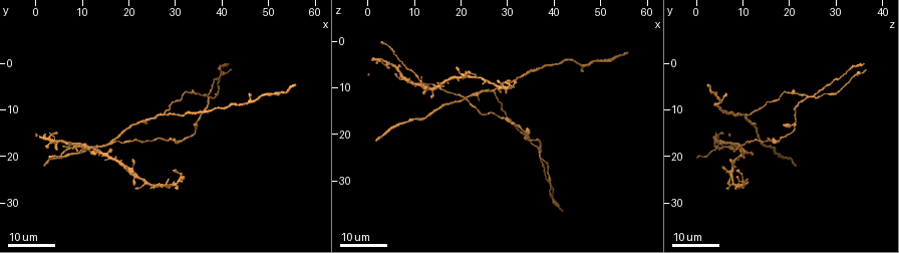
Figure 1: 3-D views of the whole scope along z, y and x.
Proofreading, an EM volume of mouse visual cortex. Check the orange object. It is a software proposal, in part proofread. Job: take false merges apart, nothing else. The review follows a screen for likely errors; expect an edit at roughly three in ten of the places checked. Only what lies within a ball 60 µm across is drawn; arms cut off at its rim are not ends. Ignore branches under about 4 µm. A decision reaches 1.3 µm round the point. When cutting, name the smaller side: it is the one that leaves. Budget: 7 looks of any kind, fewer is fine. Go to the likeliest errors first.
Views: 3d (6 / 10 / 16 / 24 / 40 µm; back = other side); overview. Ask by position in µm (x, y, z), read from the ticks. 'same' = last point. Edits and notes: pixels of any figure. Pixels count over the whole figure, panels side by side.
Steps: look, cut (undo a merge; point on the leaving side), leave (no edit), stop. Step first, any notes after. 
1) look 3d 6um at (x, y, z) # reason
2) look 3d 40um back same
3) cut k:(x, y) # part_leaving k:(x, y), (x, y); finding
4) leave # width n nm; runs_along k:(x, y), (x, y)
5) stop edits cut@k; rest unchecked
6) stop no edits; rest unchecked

look 3d 24um at (11.5, 18.5, 9.0) # thin arm on a thick one

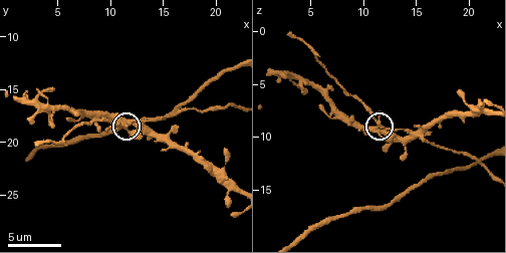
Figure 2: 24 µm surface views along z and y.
look 3d 10um same

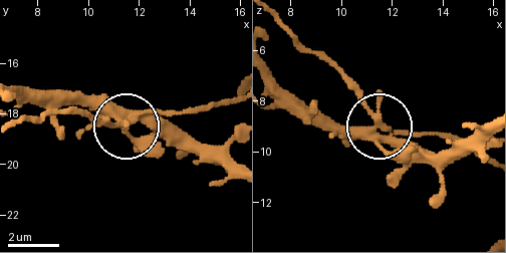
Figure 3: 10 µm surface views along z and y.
leave # arms 5; one cell here

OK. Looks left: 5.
look 3d 16um at (37.0, 6.5, 24.0)

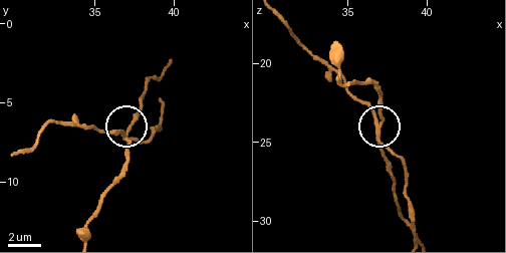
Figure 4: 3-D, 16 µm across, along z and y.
look 3d 10um at (36.7, 7.0, 23.8)

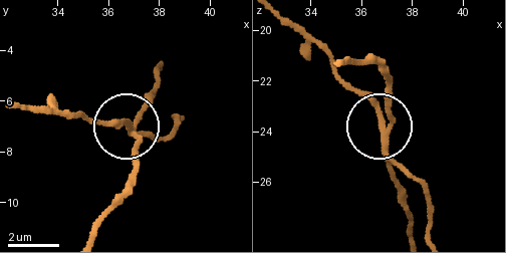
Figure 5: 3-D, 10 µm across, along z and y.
leave # arms 3; runs_along 5:(350, 64), (388, 84), (386, 149), (427, 192); continuous, no second cell

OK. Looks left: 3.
look 3d 16um at (27.0, 11.0, 10.5) # three arms meet

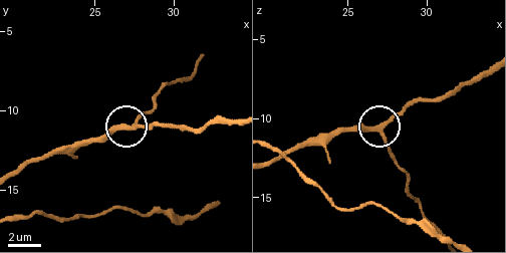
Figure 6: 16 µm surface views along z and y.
look 3d 10um at (26.6, 11.1, 10.8) # closer look

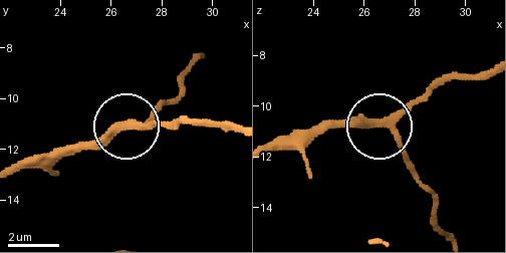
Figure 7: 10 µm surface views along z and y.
leave # runs_along 7:(445, 232), (436, 199), (393, 135), (380, 129), (330, 129); all the same cell

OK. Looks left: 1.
stop no edits; rest unchecked

